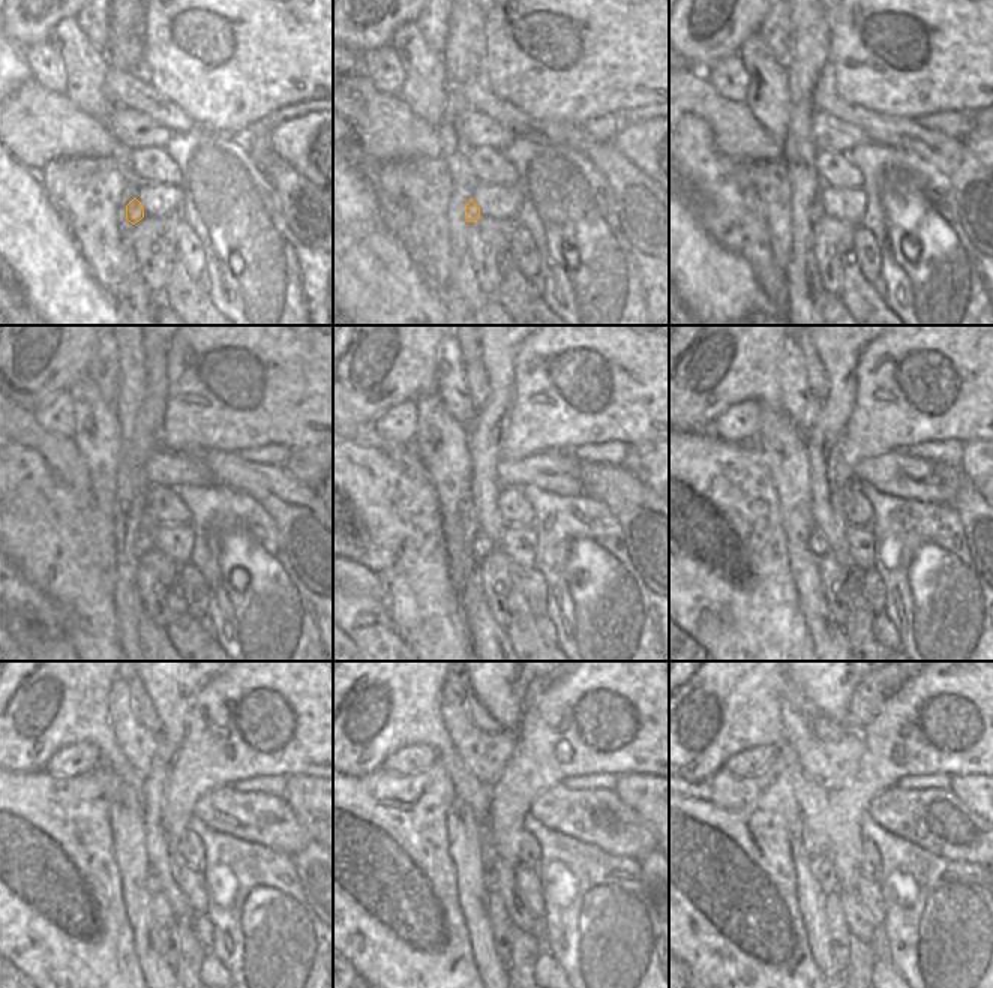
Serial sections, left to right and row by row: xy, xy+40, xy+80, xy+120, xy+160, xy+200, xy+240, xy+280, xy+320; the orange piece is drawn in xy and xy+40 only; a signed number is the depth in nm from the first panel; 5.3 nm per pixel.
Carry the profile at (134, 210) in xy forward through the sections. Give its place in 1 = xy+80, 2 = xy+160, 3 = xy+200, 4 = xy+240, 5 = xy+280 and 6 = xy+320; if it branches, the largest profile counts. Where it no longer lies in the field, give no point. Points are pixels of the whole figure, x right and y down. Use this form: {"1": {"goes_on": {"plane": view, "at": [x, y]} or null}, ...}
{"1": {"goes_on": {"plane": "xy+80", "at": [816, 210]}}, "2": {"goes_on": {"plane": "xy+160", "at": [482, 544]}}, "3": {"goes_on": {"plane": "xy+200", "at": [819, 546]}}, "4": {"goes_on": {"plane": "xy+240", "at": [152, 877]}}, "5": {"goes_on": {"plane": "xy+280", "at": [489, 876]}}, "6": {"goes_on": {"plane": "xy+320", "at": [825, 873]}}}

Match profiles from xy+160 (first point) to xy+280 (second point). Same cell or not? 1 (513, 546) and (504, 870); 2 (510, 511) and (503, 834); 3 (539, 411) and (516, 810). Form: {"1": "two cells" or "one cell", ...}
{"1": "two cells", "2": "two cells", "3": "one cell"}

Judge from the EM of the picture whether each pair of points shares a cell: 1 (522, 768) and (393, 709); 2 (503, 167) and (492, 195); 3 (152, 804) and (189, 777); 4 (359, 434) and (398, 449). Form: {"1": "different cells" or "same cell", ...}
{"1": "different cells", "2": "different cells", "3": "different cells", "4": "same cell"}

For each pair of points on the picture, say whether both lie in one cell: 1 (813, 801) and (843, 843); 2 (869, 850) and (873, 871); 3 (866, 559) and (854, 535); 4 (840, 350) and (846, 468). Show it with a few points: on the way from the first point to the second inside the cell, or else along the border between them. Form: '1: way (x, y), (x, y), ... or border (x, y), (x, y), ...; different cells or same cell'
1: border (827, 792), (828, 855); different cells
2: way (869, 855), (870, 867); same cell
3: way (863, 553), (860, 541); same cell
4: border (854, 392), (854, 408), (837, 443), (836, 461); different cells

